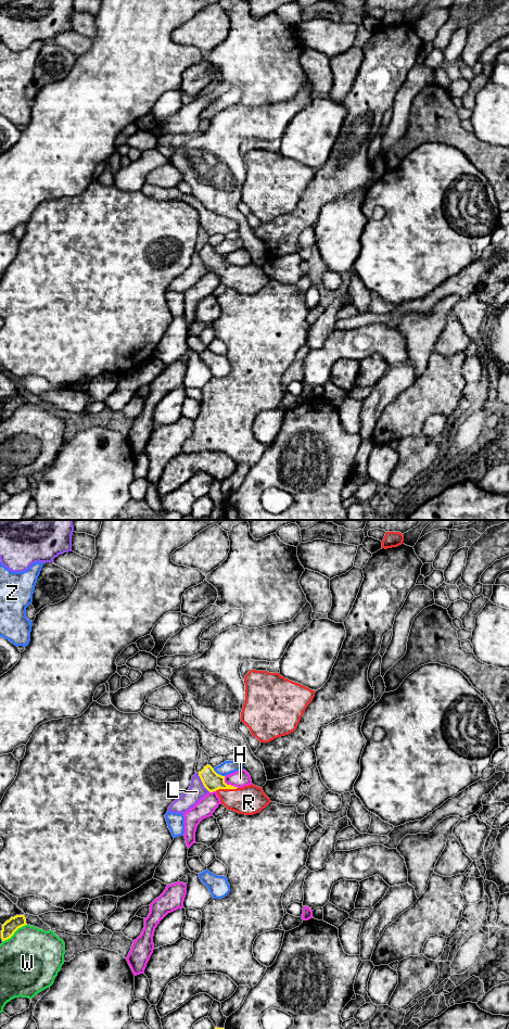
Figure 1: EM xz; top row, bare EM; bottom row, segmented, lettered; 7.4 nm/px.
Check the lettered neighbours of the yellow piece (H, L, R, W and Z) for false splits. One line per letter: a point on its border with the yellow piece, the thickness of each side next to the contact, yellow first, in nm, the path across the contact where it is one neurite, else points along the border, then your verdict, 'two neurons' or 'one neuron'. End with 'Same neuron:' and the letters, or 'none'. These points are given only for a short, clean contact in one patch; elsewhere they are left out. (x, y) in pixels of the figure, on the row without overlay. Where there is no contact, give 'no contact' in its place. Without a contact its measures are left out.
H: contact xz (229, 264); calibres 140 and 130 nm; two neurons
L: contact xz (202, 261); calibres 140 and 120 nm; two neurons
R: contact xz (226, 267); calibres 140 and 220 nm; one neuron
W: contact xz (14, 410); calibres 100 and 440 nm; two neurons
Z: contact xz (218, 253); calibres 140 and 100 nm; two neurons
Same neuron: R

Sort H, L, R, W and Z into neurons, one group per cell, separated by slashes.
H / L / R / W / Z

